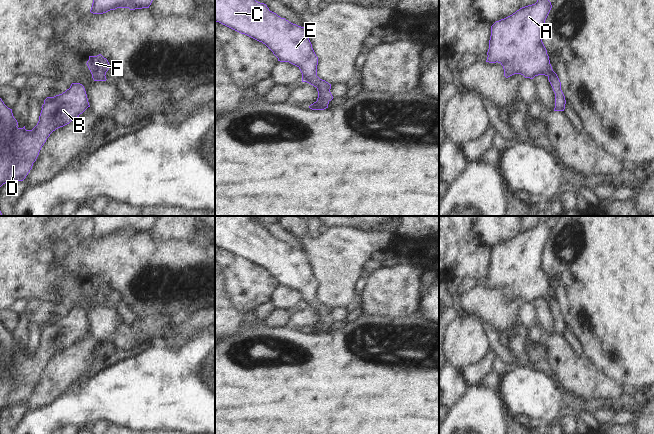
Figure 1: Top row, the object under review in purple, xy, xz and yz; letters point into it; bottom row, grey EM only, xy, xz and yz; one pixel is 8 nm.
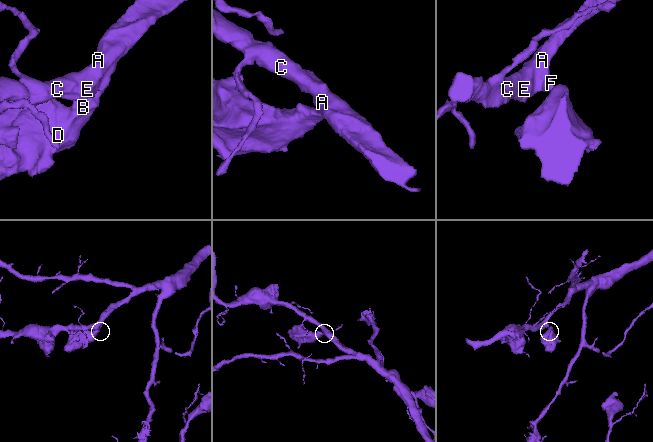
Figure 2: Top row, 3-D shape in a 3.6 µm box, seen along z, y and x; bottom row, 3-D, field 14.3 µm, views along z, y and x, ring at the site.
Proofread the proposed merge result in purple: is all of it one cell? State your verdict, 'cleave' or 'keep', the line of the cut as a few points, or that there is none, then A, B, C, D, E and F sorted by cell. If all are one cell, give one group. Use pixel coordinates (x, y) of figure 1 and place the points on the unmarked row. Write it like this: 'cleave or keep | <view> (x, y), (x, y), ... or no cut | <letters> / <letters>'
keep | no cut | A B C D E F

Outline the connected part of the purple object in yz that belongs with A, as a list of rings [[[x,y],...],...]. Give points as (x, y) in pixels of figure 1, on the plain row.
[[[545,216],[535,228],[520,232],[491,250],[487,284],[500,287],[506,302],[521,298],[533,303],[545,299],[555,317],[554,335],[564,335],[565,320],[561,306],[550,288],[541,260],[552,232],[548,224],[556,216]]]

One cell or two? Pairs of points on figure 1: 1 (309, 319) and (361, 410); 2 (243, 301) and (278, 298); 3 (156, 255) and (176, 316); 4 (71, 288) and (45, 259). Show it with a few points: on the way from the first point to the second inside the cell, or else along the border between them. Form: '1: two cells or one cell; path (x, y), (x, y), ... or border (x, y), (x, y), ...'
1: two cells; border (287, 325), (294, 329), (308, 330)
2: two cells; border (278, 285), (273, 290), (269, 300)
3: one cell; path (135, 275), (128, 283), (130, 294), (154, 304)
4: two cells; border (53, 242), (50, 276)

